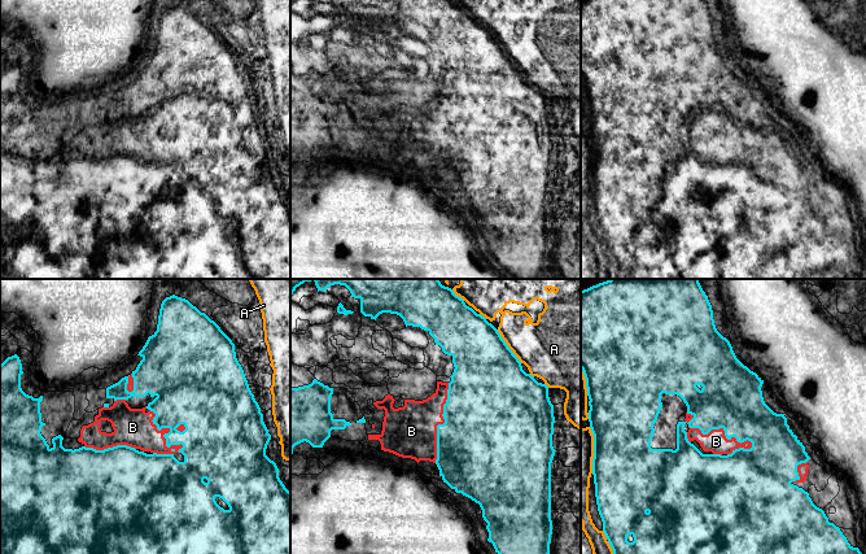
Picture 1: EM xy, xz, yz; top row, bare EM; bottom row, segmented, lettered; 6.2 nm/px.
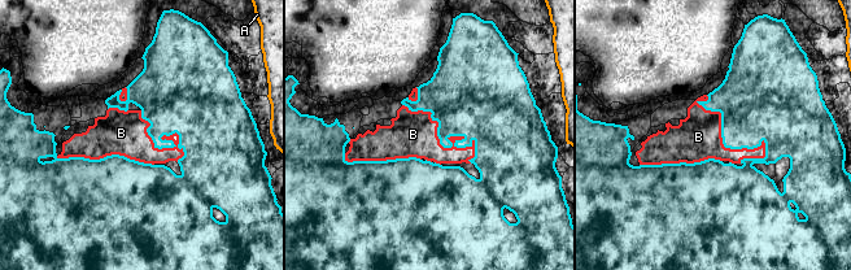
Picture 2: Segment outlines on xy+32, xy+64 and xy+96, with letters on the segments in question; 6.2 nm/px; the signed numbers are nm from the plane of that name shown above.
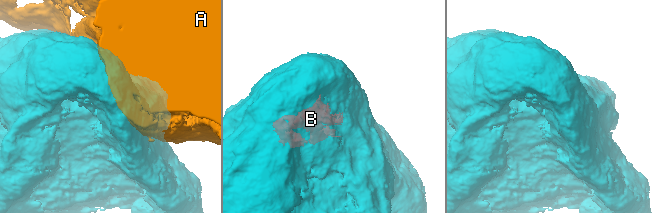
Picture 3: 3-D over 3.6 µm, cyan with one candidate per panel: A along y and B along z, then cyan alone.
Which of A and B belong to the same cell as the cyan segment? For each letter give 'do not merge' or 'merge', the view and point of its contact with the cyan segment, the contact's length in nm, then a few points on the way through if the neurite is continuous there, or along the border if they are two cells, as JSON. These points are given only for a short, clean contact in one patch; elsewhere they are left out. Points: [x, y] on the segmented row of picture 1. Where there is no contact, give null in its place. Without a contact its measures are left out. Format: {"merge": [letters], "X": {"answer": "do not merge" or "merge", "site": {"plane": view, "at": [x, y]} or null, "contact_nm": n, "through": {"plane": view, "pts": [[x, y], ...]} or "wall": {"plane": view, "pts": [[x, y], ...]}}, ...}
{"merge": ["B"], "A": {"answer": "do not merge", "site": {"plane": "xz", "at": [507, 347]}, "contact_nm": 260}, "B": {"answer": "merge", "site": {"plane": "xy", "at": [170, 430]}, "contact_nm": 320}}

